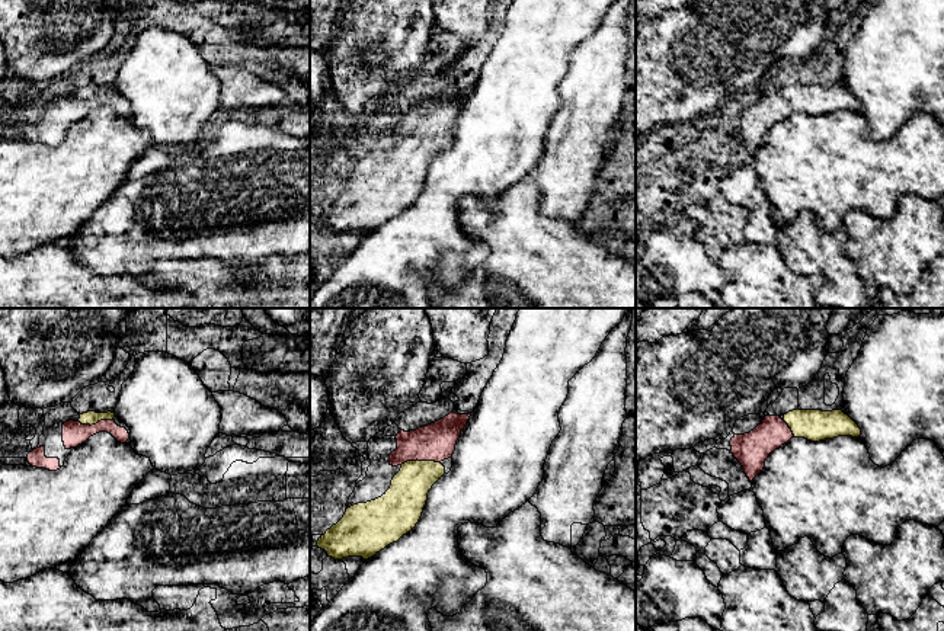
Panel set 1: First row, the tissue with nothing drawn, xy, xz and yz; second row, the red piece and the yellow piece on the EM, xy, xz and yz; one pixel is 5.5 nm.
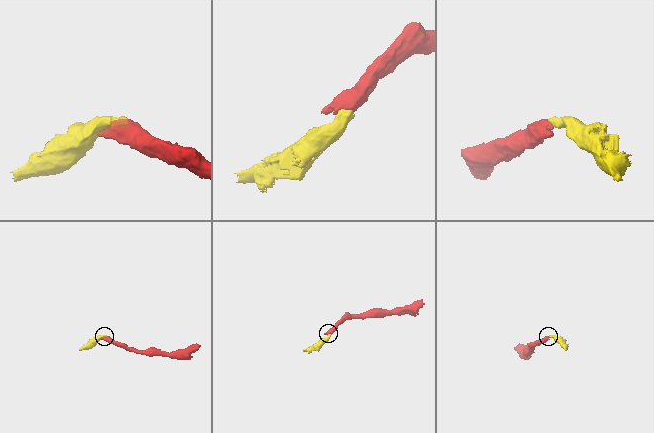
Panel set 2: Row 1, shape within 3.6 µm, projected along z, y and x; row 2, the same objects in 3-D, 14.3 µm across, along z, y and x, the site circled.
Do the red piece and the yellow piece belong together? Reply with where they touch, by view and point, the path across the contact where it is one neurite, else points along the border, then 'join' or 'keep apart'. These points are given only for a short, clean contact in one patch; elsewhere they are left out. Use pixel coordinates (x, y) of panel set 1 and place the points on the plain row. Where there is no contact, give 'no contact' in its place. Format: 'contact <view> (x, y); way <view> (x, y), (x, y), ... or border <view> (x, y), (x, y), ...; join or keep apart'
contact xz (419, 134); way xz (435, 117), (419, 134), (419, 147), (403, 176); join

